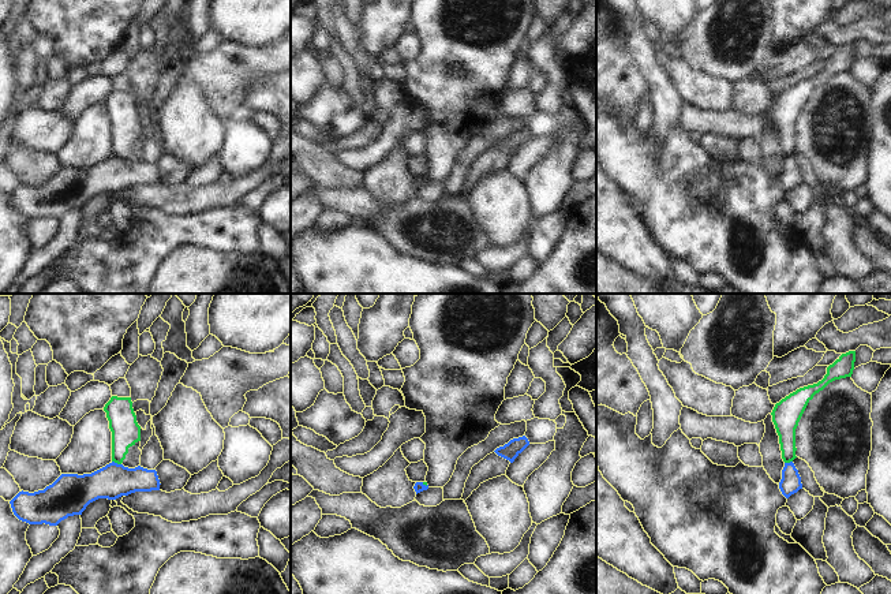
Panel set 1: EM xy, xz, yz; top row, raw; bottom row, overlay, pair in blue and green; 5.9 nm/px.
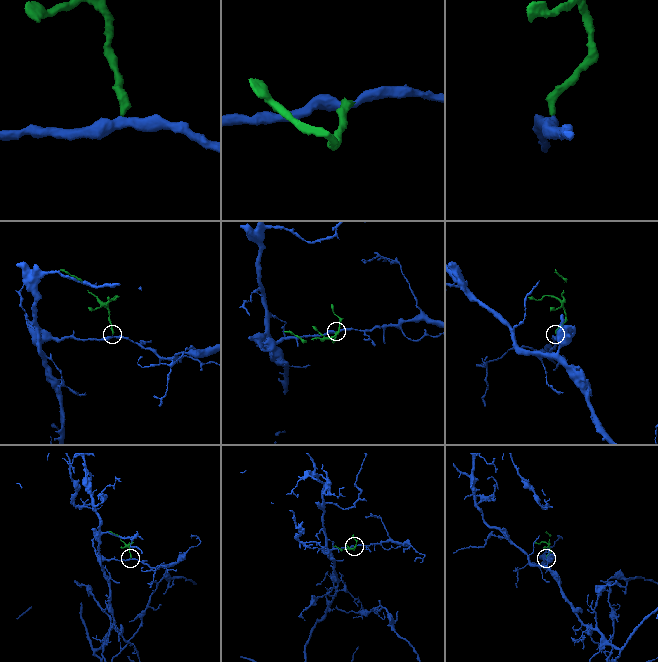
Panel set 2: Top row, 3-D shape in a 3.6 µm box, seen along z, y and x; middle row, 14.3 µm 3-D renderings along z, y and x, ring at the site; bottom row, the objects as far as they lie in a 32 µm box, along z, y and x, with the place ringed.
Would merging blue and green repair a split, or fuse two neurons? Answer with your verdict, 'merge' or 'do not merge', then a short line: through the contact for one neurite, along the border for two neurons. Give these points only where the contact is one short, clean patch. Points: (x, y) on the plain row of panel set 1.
do not merge | xy (112, 154), (120, 159)

